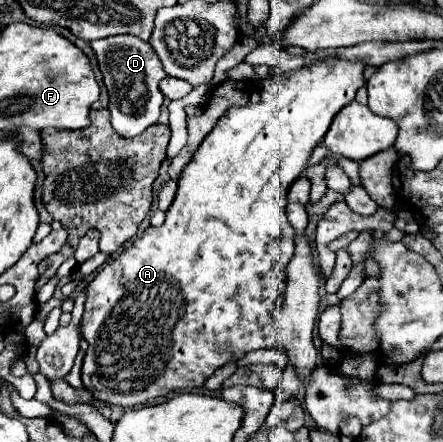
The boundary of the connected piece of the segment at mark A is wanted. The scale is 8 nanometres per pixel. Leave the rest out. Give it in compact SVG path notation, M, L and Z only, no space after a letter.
M325 57L317 63L303 65L295 71L277 73L277 75L265 79L261 85L261 99L255 105L245 105L245 107L233 105L219 117L213 131L209 131L205 135L205 139L193 153L191 161L183 167L183 171L177 179L177 195L165 213L165 223L161 227L149 225L145 229L145 233L133 241L131 247L127 247L125 251L115 255L111 261L107 261L97 271L97 275L85 285L87 299L85 299L85 313L81 319L81 333L87 339L89 349L83 359L81 377L83 377L85 389L93 395L93 399L103 401L107 405L121 405L121 407L143 405L157 397L165 397L173 391L191 391L191 389L203 387L205 379L211 377L219 367L241 359L249 351L281 349L281 343L273 333L273 313L275 313L275 301L279 299L279 295L285 287L285 265L289 263L289 259L293 255L293 237L295 237L295 231L289 225L287 211L285 211L287 191L289 191L291 183L295 179L299 179L303 175L303 171L307 169L309 157L311 157L315 145L321 143L321 139L325 137L333 117L345 105L349 105L355 99L357 89L365 85L363 71L365 71L365 63L359 59L343 59L343 57L327 59Z

